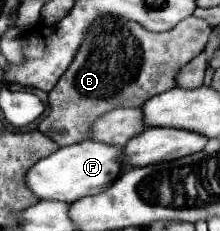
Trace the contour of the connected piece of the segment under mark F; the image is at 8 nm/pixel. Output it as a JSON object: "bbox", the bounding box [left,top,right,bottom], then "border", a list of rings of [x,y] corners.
{"bbox":[26,142,124,202],"border":[[[78,142],[72,146],[58,148],[54,154],[38,160],[26,174],[26,186],[38,200],[60,200],[60,202],[74,202],[72,198],[92,196],[102,192],[120,176],[124,170],[120,162],[120,146],[106,146],[100,142]]]}

